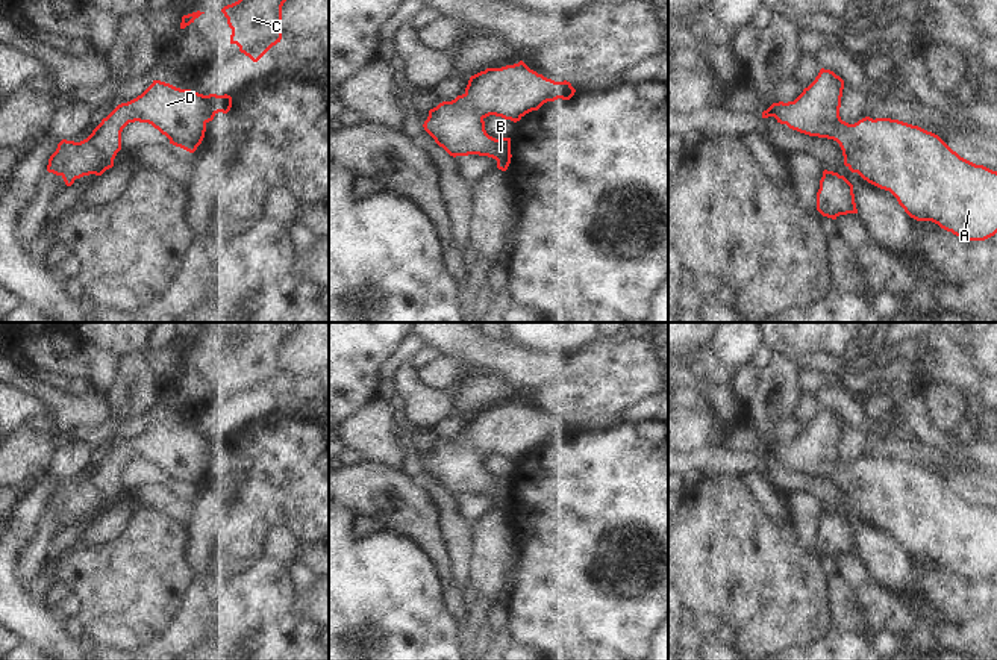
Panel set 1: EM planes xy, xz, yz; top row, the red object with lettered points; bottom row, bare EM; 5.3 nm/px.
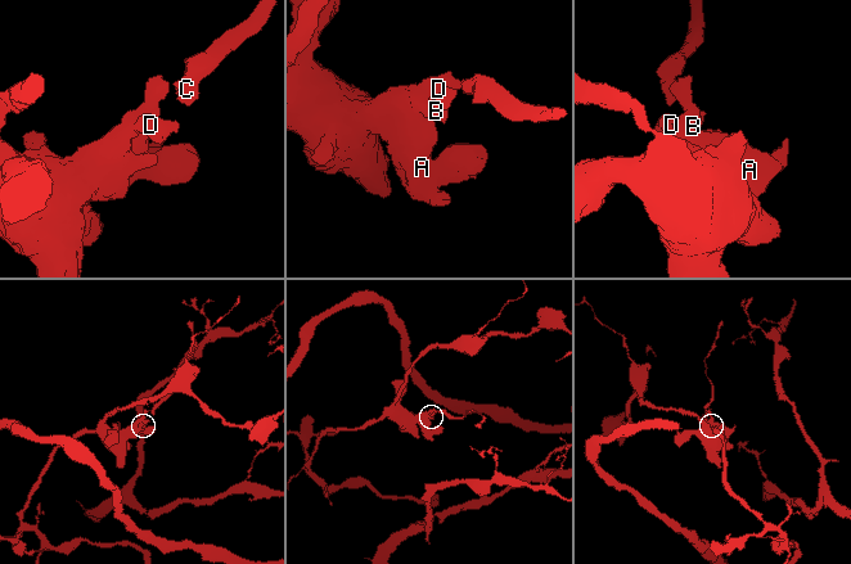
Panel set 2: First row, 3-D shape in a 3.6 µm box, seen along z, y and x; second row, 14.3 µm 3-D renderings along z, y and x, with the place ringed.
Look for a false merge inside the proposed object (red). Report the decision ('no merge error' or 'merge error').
no merge error

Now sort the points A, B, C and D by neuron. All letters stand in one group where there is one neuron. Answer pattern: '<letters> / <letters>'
A B C D

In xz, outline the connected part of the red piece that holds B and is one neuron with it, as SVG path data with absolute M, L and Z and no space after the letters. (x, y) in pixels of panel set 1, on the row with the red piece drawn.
M523 61L486 68L470 77L462 95L430 109L423 127L450 156L488 156L506 171L512 157L511 138L489 136L483 120L495 115L517 123L544 103L570 100L574 92L570 82L547 79Z

